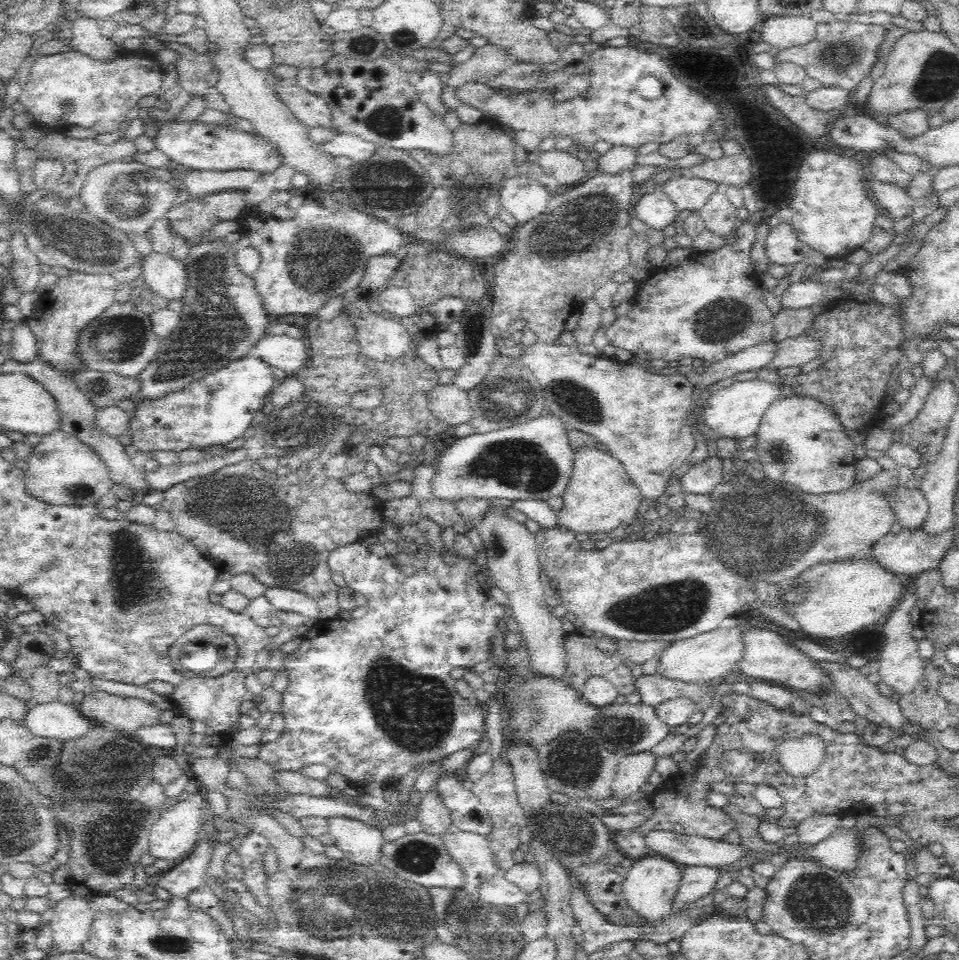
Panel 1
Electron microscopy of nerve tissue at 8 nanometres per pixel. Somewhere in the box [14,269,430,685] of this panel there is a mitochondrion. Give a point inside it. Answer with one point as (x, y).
(247, 511)

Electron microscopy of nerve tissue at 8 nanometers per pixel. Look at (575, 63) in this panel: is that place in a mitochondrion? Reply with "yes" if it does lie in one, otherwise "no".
no

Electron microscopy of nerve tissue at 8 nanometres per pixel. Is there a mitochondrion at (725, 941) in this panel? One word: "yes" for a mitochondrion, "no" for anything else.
yes

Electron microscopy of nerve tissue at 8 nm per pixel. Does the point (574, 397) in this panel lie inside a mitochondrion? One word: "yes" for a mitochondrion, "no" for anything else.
yes

